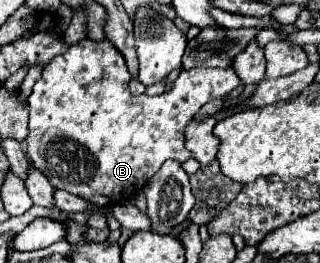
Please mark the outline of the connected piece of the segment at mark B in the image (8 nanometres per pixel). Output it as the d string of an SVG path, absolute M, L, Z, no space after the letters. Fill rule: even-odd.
M83 39L63 55L53 57L49 65L43 67L41 79L33 85L29 97L29 137L27 155L35 169L39 169L55 189L65 189L73 195L85 197L101 207L111 201L121 201L123 195L131 195L145 187L145 183L157 173L157 169L167 161L187 161L191 153L185 149L185 127L191 117L213 99L221 99L239 87L239 77L231 67L227 69L189 69L181 71L169 93L161 97L139 95L133 97L129 83L131 75L127 71L123 55L109 41Z

